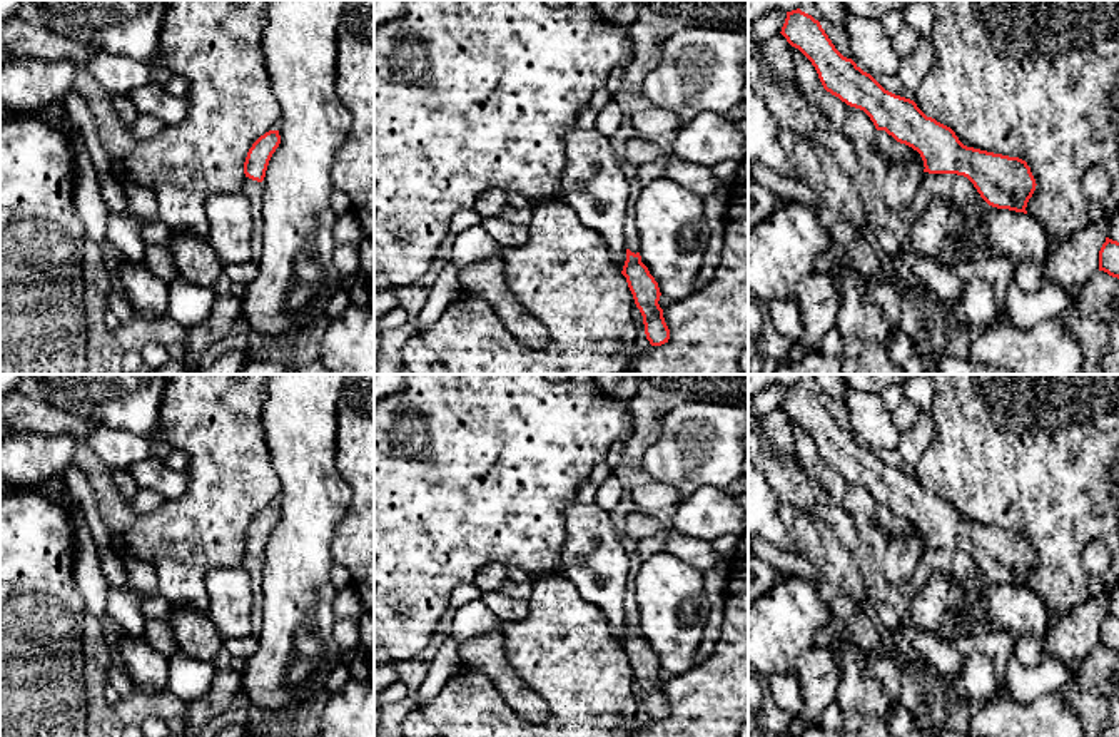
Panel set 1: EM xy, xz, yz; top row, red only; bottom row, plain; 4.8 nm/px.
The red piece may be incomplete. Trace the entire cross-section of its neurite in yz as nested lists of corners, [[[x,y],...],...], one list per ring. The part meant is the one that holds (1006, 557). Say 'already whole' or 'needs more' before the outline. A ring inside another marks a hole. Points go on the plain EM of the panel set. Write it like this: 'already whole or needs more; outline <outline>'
already whole; outline [[[800,383],[787,386],[780,408],[812,436],[827,466],[863,485],[877,505],[917,525],[924,546],[964,550],[989,580],[1027,588],[1037,558],[1025,535],[964,520],[950,501],[927,491],[914,475],[885,465],[843,431],[820,396]]]

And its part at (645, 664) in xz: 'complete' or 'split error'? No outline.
complete

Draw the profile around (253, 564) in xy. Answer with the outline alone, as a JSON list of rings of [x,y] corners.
[[[246,551],[242,558],[242,567],[251,575],[251,588],[254,592],[251,610],[251,635],[257,638],[262,630],[262,610],[264,610],[262,560],[257,555]]]

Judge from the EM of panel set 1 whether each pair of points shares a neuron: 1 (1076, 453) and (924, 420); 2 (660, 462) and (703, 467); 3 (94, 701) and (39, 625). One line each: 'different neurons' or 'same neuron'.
1: different neurons
2: same neuron
3: different neurons

